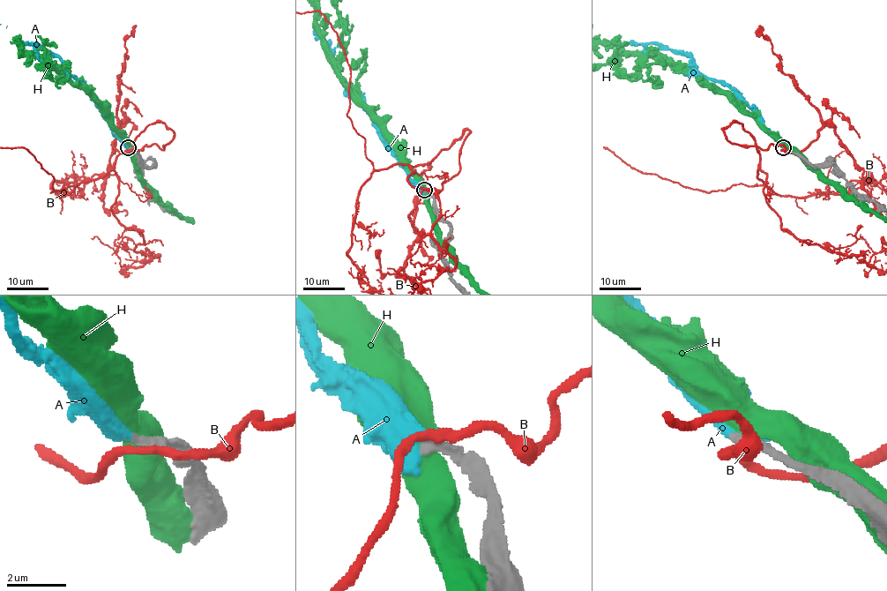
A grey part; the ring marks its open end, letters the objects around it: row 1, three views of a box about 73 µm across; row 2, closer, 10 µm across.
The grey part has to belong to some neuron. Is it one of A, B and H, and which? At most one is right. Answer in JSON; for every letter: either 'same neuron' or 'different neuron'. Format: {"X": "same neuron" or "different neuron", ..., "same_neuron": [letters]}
{"A": "same neuron", "B": "different neuron", "H": "different neuron", "same_neuron": ["A"]}

